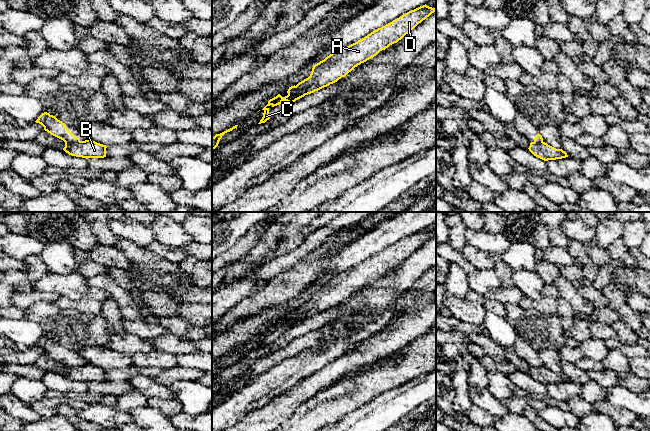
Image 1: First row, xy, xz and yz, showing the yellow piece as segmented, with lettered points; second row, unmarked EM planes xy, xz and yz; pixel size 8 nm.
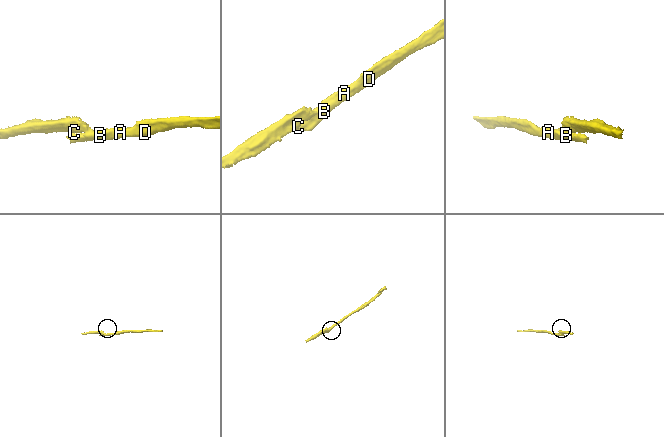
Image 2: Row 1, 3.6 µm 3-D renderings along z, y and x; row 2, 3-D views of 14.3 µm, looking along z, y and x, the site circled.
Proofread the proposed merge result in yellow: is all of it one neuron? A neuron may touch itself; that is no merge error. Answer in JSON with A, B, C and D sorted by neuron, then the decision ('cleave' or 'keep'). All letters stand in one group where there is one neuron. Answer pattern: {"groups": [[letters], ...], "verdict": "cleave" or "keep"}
{"groups": [["A", "B", "D"], ["C"]], "verdict": "cleave"}

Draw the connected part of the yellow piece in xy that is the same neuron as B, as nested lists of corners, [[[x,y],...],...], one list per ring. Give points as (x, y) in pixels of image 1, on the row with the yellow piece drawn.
[[[91,140],[65,144],[63,150],[69,155],[82,158],[104,158],[106,157],[106,145]]]

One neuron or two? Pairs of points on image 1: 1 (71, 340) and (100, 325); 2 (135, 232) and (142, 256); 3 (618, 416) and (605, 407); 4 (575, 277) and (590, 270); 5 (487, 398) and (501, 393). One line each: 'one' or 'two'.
1: one
2: two
3: one
4: one
5: two

